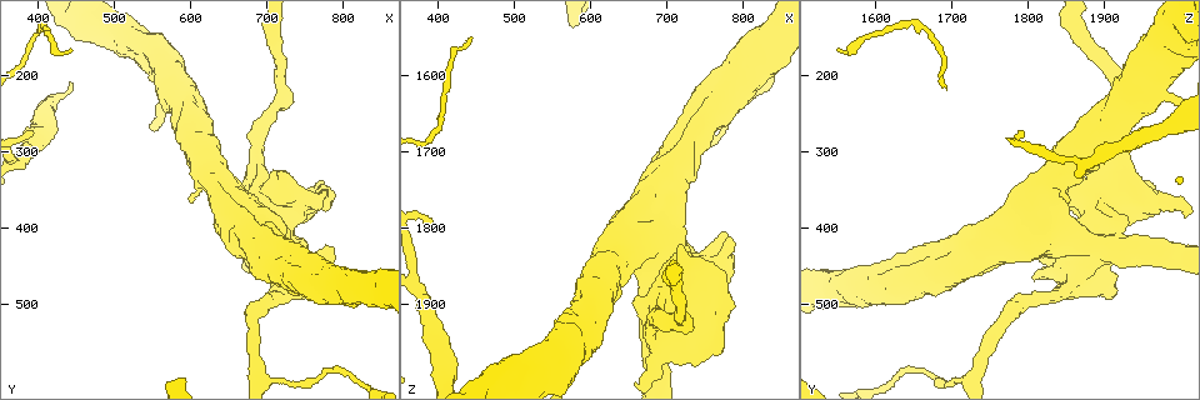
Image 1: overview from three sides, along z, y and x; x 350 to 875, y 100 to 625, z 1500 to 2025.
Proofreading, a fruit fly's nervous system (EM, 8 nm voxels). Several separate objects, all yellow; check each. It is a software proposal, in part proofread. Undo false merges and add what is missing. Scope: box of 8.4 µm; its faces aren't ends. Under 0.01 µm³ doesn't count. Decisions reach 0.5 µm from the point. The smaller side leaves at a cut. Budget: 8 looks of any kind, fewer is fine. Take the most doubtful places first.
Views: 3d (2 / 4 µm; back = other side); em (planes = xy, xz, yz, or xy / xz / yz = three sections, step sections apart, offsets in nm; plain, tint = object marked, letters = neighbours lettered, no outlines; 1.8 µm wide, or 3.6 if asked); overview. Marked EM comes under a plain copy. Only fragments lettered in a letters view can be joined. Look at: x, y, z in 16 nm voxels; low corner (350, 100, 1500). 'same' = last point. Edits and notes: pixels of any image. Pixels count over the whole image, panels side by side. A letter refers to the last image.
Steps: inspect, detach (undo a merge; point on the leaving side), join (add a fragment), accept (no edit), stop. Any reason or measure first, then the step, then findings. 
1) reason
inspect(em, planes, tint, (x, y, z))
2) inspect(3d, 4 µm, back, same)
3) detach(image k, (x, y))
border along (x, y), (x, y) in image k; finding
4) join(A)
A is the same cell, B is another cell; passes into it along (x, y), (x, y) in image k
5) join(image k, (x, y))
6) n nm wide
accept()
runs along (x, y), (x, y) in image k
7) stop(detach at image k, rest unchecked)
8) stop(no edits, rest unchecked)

tapers out
inspect(3d, 2 µm, (395, 270, 1790))

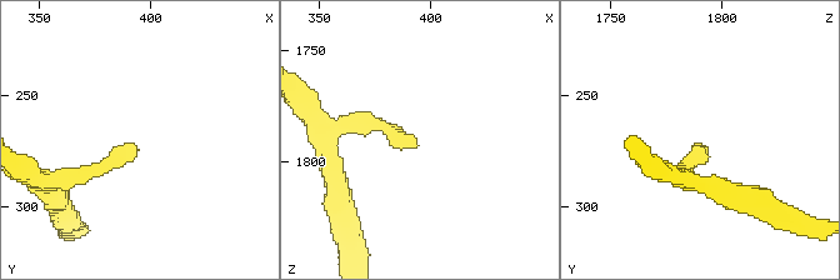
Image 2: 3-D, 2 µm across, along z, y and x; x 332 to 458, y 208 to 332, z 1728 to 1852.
need the tissue
inspect(em, yz, step 4, letters, (393, 273, 1792))

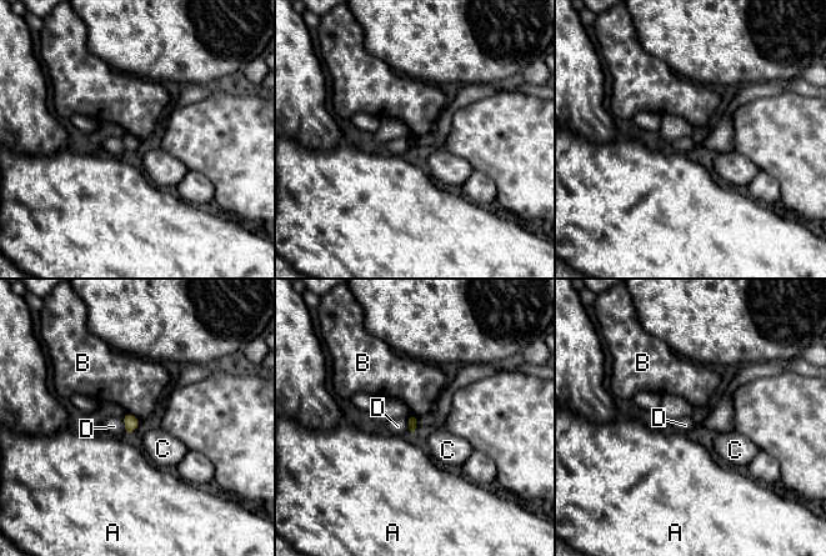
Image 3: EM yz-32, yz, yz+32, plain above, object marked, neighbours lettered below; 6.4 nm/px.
accept()
A, B, C and D are other cells; border along (126, 411), (141, 421) in image 3; none of them fits

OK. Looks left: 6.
inspect(3d, 4 µm, back, (740, 370, 1890))

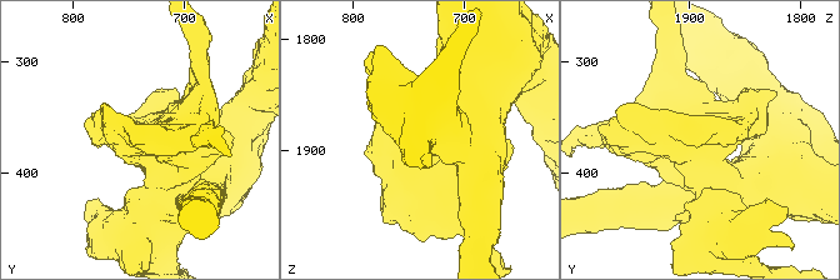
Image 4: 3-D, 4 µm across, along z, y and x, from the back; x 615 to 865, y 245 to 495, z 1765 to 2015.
inspect(em, planes, letters, same)

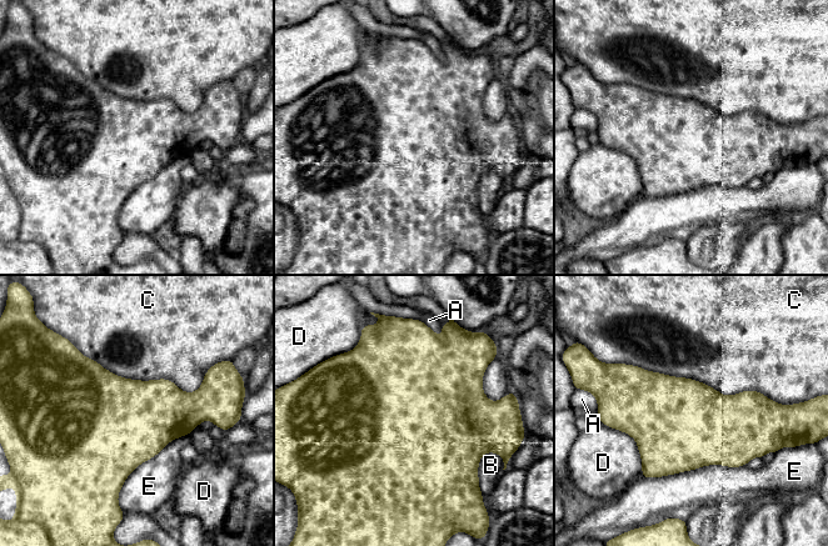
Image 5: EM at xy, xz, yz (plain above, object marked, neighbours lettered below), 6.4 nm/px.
accept()
A, B, C, D and E are other cells; continuous, no second neuron

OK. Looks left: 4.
thin end
inspect(3d, 2 µm, (445, 170, 1550))

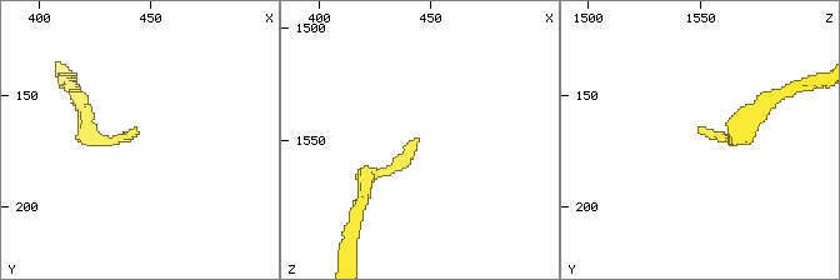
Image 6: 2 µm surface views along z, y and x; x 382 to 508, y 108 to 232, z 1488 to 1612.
now the EM
inspect(em, planes, tint, (443, 167, 1552))

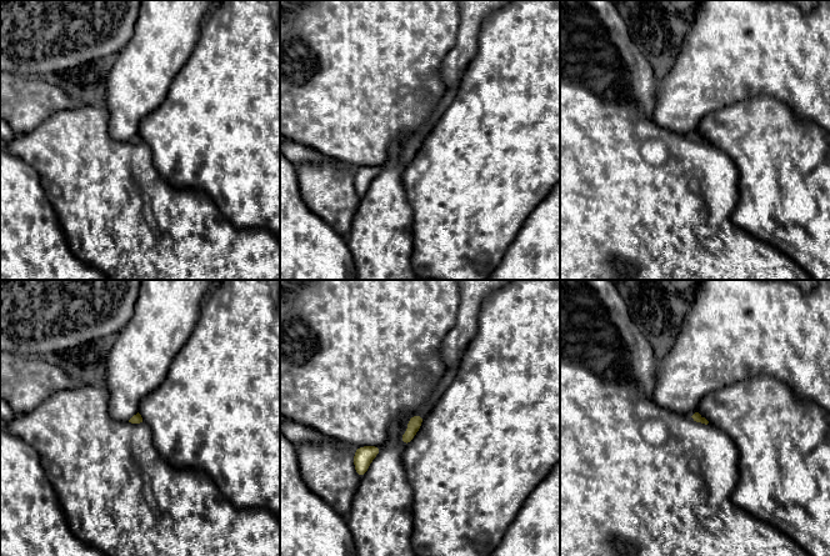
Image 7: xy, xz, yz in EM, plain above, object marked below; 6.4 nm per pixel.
inspect(em, planes, letters, same)

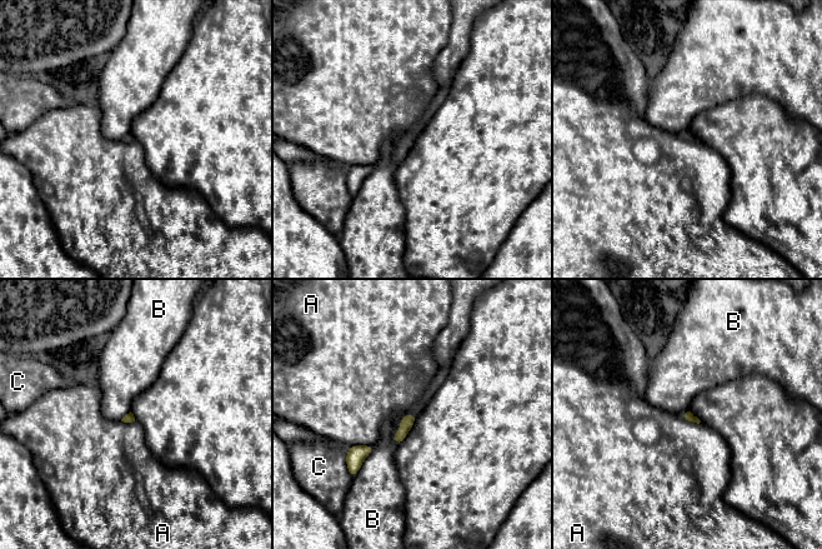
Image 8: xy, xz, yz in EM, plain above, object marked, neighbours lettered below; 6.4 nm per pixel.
B touches over 240 nm
accept()
A, B and C are other cells; border along (372, 444), (354, 444), (349, 448) in image 8; none of them fits

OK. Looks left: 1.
stop(no edits, rest unchecked)

